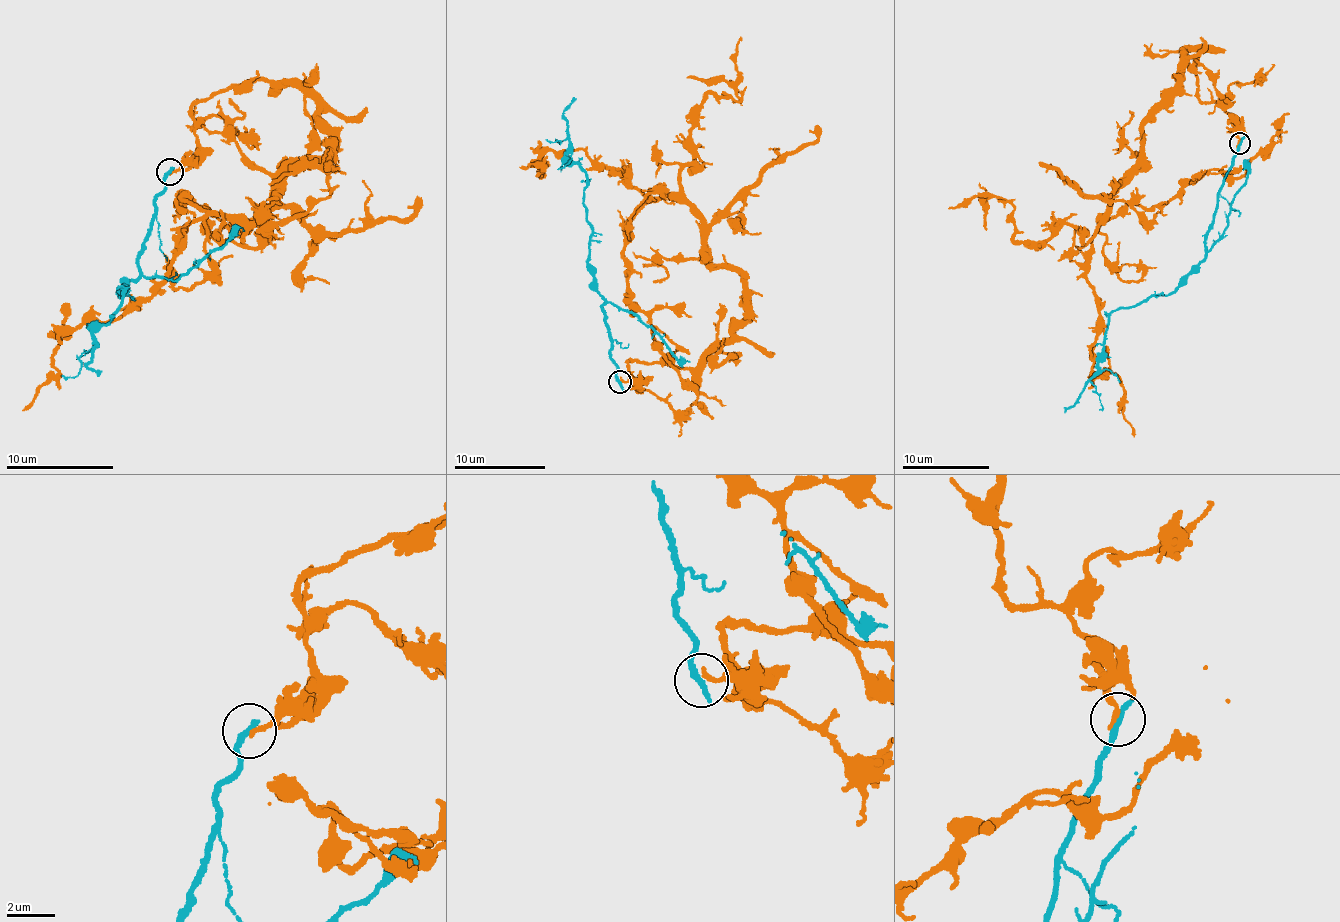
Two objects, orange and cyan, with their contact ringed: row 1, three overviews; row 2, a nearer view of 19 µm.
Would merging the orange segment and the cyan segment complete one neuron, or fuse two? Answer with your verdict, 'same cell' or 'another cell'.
another cell

